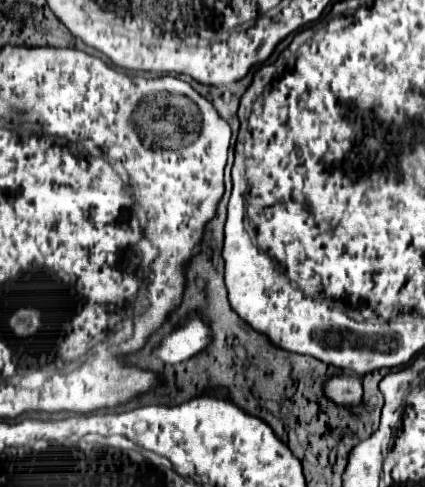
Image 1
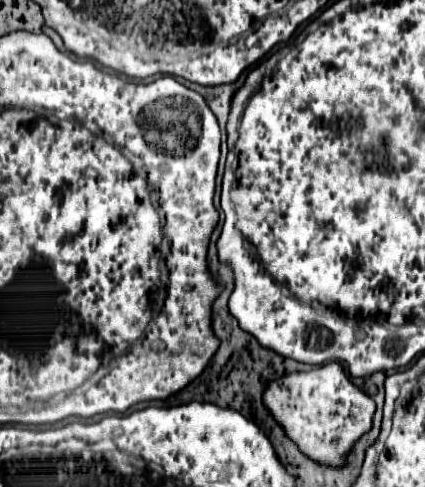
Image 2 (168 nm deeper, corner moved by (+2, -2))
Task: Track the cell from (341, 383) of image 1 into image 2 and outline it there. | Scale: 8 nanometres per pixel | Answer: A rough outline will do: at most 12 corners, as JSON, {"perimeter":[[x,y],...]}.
{"perimeter":[[338,362],[286,374],[264,406],[312,462],[348,464],[376,404]]}

